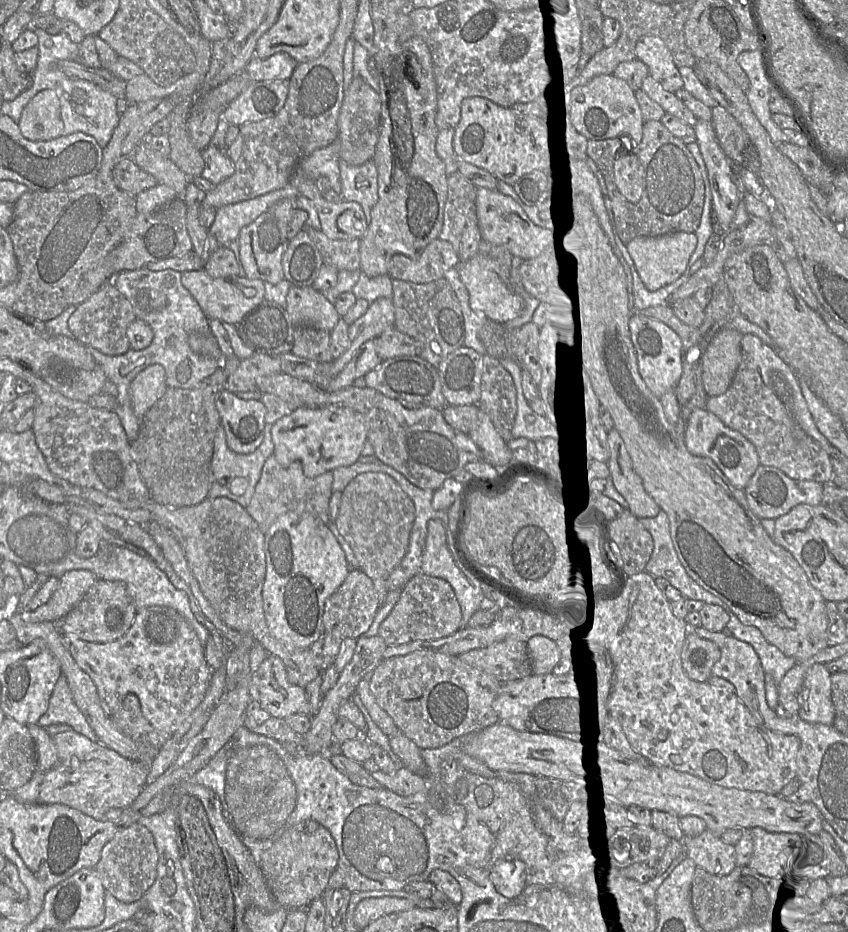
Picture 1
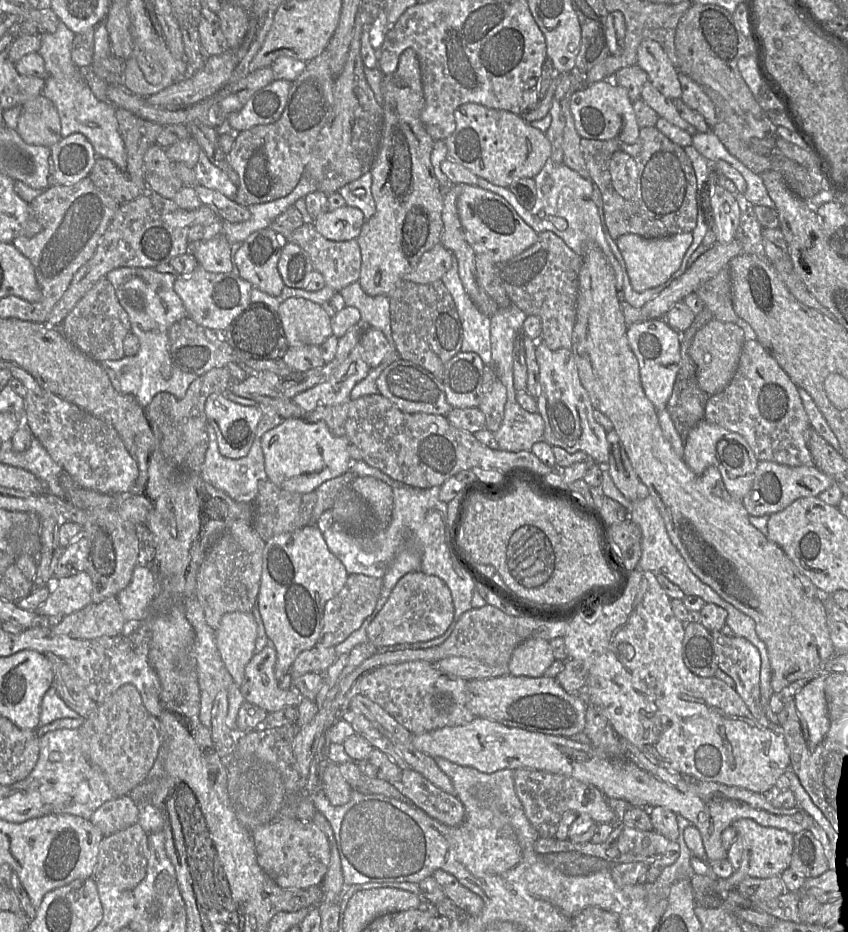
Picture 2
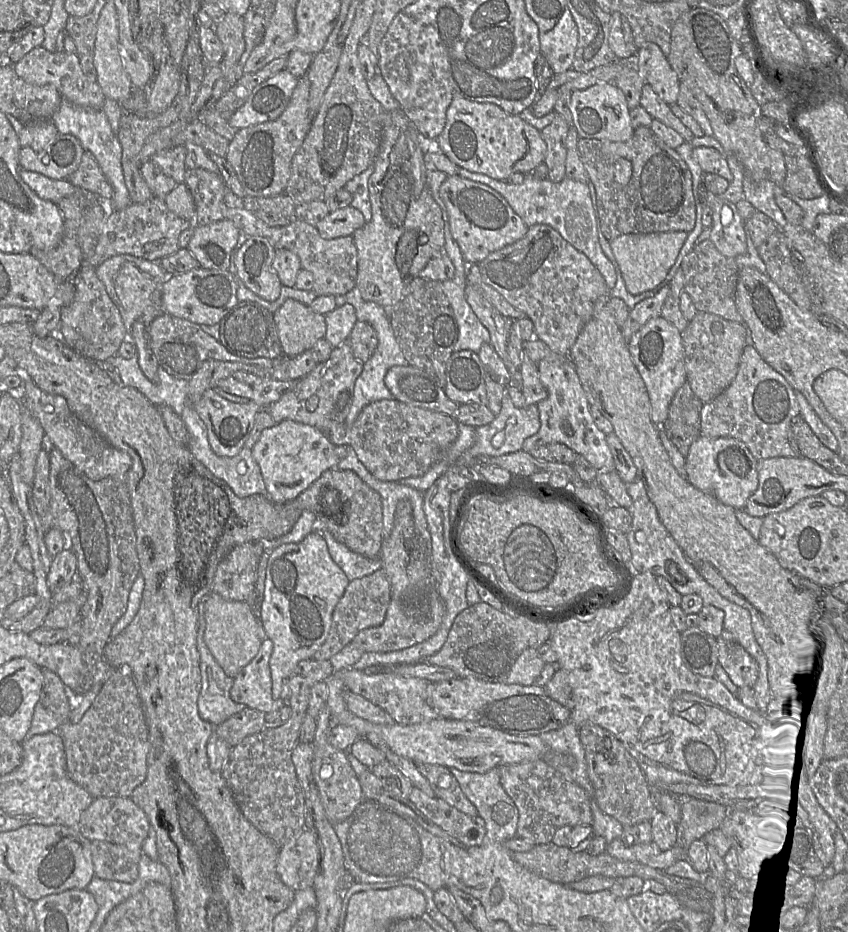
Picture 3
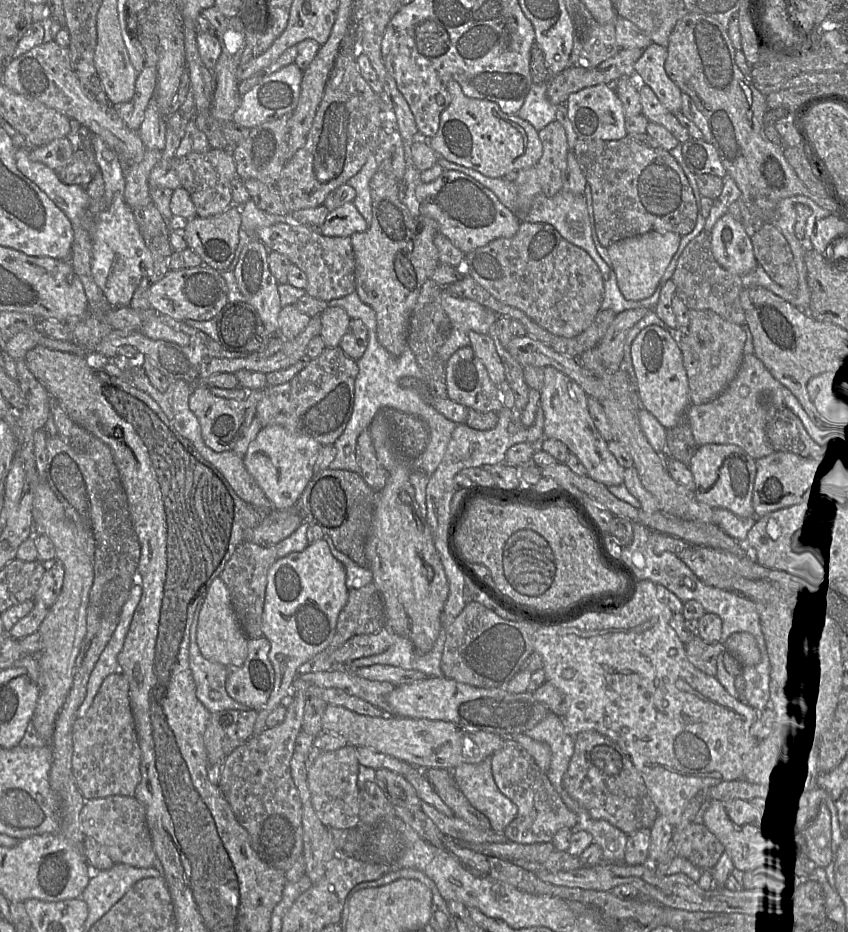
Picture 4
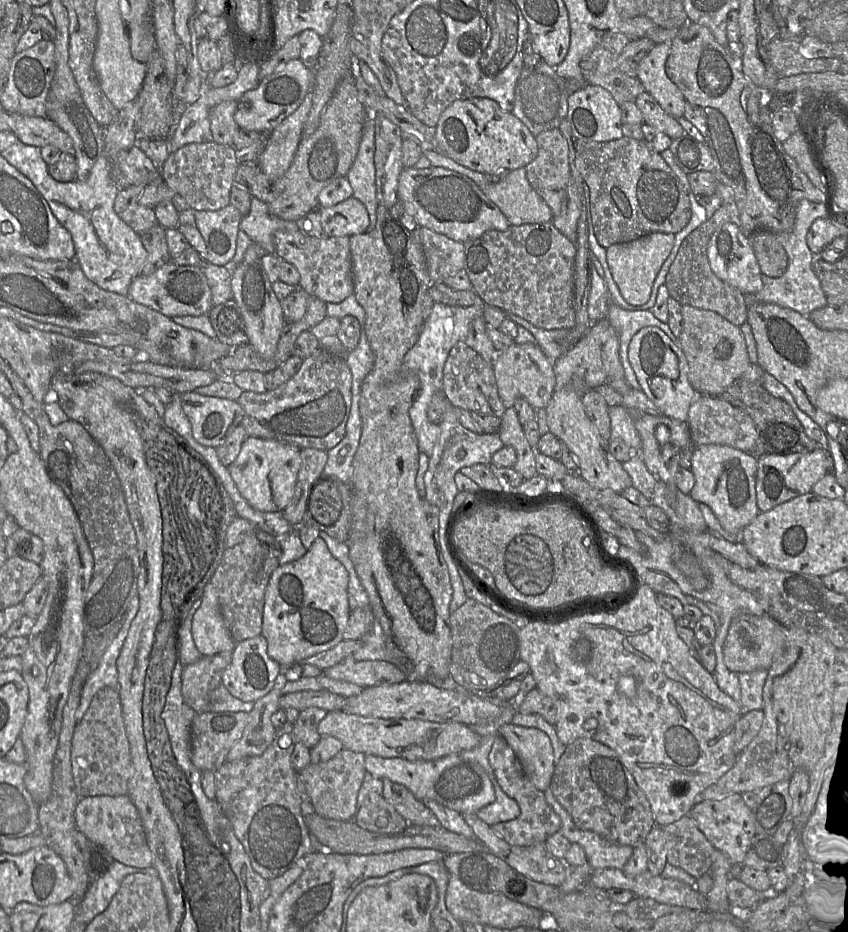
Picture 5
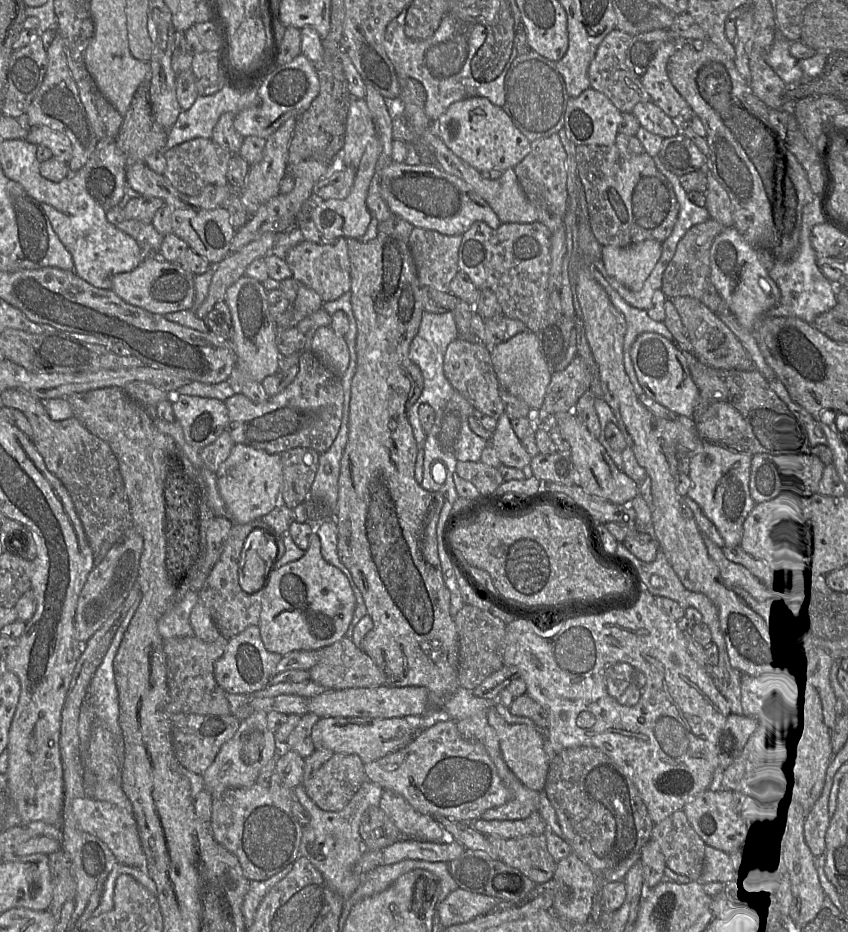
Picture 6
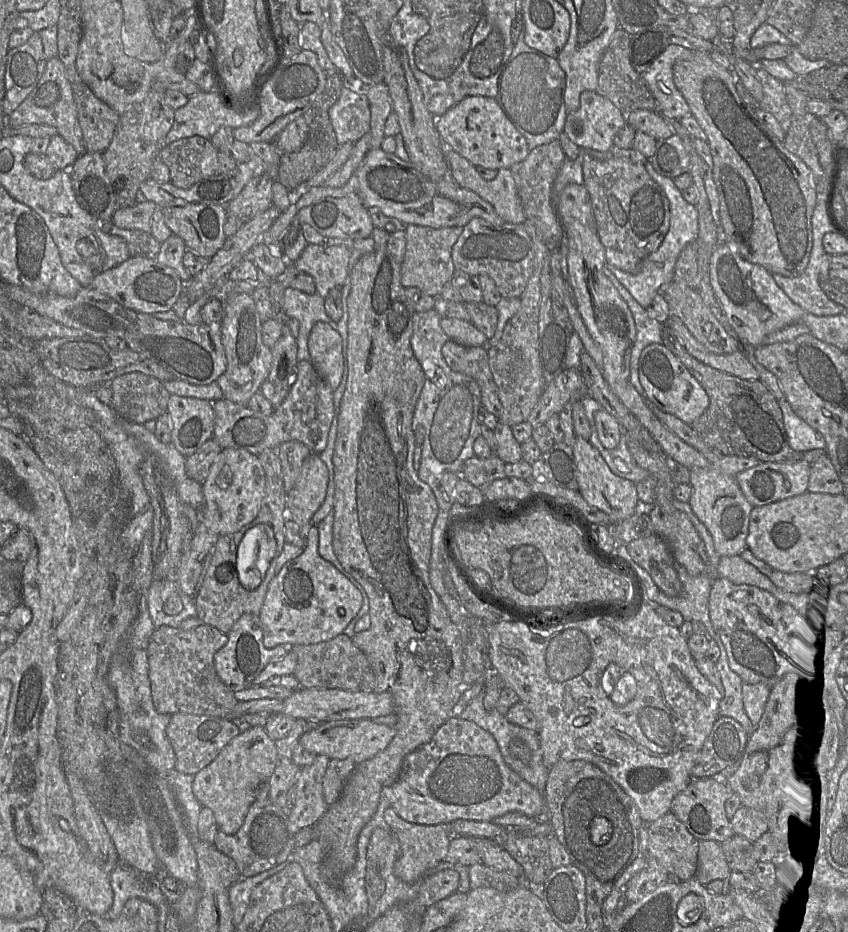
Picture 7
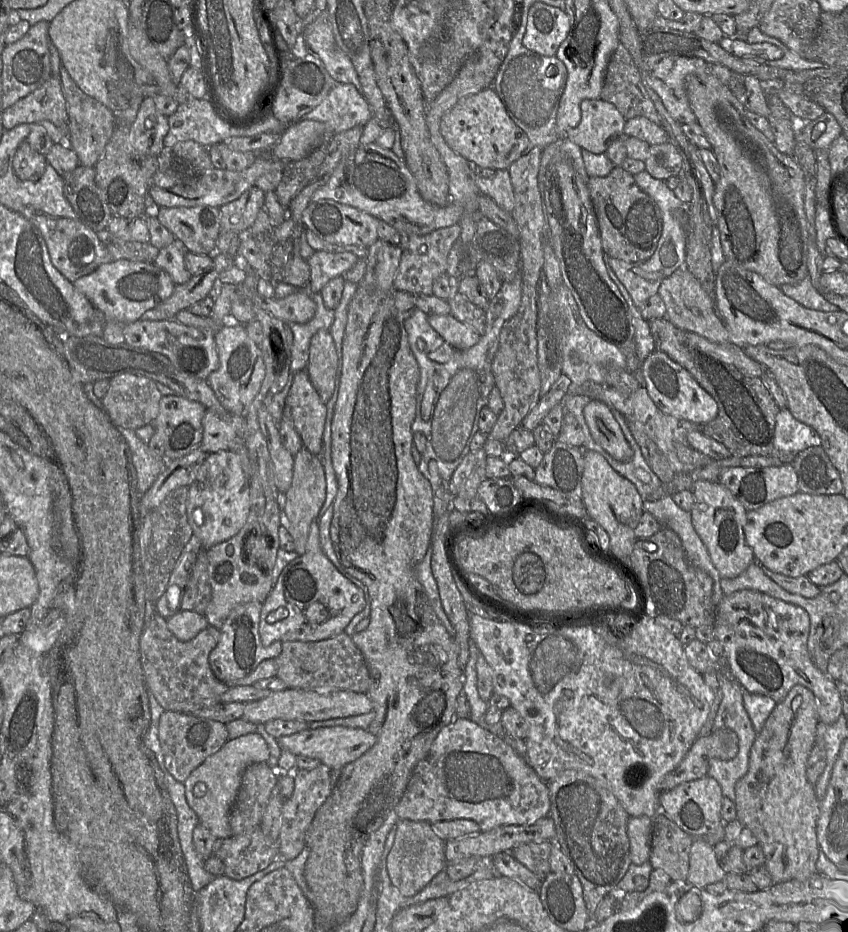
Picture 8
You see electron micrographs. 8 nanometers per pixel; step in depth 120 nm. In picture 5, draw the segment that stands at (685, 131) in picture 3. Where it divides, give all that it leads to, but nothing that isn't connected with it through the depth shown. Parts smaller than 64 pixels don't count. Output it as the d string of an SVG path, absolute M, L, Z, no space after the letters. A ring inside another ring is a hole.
M647 91L639 94L635 103L643 115L643 123L666 134L671 139L681 137L685 133L677 119L668 115Z

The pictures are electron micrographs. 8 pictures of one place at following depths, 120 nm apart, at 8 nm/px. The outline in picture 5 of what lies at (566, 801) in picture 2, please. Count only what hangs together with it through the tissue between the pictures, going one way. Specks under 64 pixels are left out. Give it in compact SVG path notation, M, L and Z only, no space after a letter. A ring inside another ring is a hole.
M499 734L494 738L489 753L489 763L502 790L520 807L520 814L517 818L491 825L497 835L510 845L529 846L538 842L546 842L549 836L560 830L560 817L547 803L544 792L539 790L527 777L513 749Z

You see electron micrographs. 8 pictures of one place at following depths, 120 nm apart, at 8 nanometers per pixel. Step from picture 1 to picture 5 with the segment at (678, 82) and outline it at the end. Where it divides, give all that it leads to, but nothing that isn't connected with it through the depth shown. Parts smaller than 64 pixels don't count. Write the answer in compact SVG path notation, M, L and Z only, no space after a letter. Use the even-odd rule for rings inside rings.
M671 41L657 43L640 61L637 78L647 91L670 116L683 116L686 100L680 89L667 77L665 64Z

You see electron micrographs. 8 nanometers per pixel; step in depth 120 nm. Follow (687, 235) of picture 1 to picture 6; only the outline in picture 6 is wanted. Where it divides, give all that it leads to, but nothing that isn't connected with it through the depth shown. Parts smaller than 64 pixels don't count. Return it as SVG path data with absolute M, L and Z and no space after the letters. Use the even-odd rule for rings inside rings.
M646 240L626 247L604 246L602 261L607 273L627 289L638 292L662 254L662 243Z

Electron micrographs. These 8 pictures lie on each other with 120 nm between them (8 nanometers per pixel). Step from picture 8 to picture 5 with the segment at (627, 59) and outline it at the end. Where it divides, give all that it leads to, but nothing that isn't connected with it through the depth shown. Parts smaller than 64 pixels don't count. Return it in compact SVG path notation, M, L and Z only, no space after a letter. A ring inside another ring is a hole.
M608 32L580 62L585 82L606 89L618 105L635 101L645 91L637 77L624 74L617 65L617 59L629 40L621 32Z

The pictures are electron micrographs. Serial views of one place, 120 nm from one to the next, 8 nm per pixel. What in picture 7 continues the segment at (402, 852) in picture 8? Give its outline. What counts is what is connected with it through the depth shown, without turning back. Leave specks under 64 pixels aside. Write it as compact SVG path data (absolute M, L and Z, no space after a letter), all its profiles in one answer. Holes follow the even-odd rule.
M389 807L384 811L384 819L397 837L401 854L394 864L394 874L406 883L416 882L423 878L429 869L444 860L452 837L445 825L424 825L405 821L396 811Z

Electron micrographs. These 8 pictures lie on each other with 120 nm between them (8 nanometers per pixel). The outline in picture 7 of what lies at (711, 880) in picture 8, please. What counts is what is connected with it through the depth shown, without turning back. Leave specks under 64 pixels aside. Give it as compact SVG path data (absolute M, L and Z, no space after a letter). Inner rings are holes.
M699 842L695 879L700 884L706 887L714 880L728 882L731 872L719 843Z

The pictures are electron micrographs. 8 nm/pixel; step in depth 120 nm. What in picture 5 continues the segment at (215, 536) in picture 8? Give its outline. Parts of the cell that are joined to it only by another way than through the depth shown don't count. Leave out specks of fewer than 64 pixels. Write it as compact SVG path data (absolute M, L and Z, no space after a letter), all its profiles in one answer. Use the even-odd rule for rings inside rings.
M247 437L236 460L227 468L243 498L262 512L283 511L294 496L301 467L300 448L272 439Z

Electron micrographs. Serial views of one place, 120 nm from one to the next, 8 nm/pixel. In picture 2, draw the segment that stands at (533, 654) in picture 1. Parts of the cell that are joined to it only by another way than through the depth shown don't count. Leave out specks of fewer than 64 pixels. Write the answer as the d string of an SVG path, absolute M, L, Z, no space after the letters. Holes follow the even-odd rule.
M530 638L515 647L508 663L508 671L513 676L538 678L544 675L554 660L549 641Z

